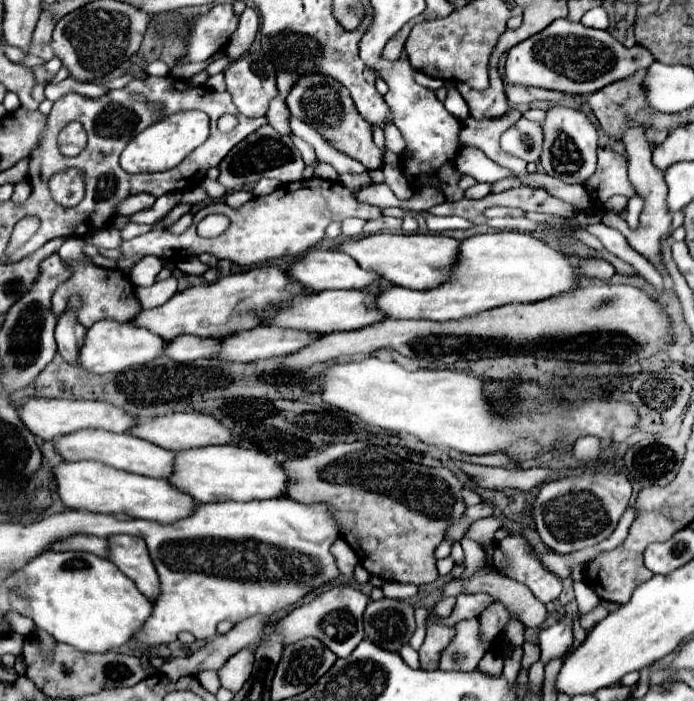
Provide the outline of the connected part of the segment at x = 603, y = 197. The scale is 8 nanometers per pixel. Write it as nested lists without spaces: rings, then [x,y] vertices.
[[[598,148],[598,168],[590,180],[582,182],[590,198],[596,206],[604,206],[610,196],[622,194],[626,198],[632,198],[634,186],[630,186],[628,174],[626,174],[626,158],[612,148]]]

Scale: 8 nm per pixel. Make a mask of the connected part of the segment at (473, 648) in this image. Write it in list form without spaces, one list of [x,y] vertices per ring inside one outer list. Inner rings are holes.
[[[460,620],[456,624],[456,636],[454,640],[442,650],[440,656],[440,668],[442,670],[474,670],[482,656],[490,652],[492,642],[480,640],[480,620]],[[454,654],[460,654],[462,660],[454,662]]]

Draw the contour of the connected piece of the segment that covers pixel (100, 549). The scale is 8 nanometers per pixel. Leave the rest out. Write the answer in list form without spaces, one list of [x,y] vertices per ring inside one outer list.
[[[80,534],[80,536],[70,536],[70,538],[54,542],[52,550],[54,552],[62,552],[62,550],[78,550],[80,552],[82,550],[82,552],[90,552],[90,554],[108,558],[108,540],[90,536],[90,534]]]

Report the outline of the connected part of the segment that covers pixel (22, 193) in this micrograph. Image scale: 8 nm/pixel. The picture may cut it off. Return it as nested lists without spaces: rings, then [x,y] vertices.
[[[22,180],[22,182],[18,182],[18,184],[16,184],[16,188],[14,188],[14,194],[12,194],[12,200],[20,204],[20,202],[24,202],[24,200],[30,196],[30,192],[32,192],[32,186],[30,186],[30,182]]]

